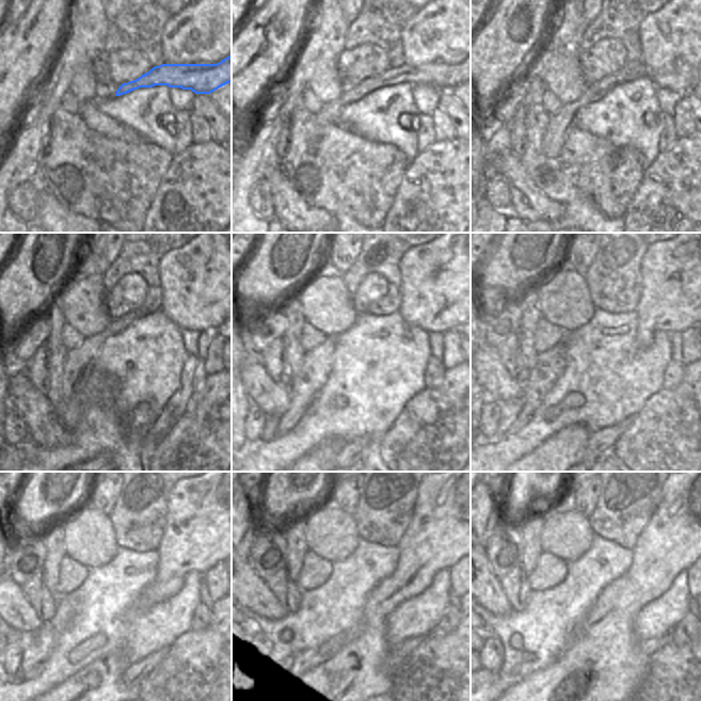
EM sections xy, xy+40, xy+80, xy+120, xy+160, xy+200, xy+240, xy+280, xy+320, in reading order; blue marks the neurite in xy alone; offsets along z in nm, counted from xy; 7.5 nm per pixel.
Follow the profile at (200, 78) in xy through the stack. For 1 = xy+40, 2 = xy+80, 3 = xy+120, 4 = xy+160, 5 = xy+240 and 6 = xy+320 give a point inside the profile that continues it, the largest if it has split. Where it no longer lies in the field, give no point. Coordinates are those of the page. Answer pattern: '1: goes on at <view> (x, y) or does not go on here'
1: goes on at xy+40 (442, 76)
2: goes on at xy+80 (559, 122)
3: goes on at xy+120 (80, 362)
4: goes on at xy+160 (317, 364)
5: goes on at xy+240 (63, 608)
6: goes on at xy+320 (492, 674)

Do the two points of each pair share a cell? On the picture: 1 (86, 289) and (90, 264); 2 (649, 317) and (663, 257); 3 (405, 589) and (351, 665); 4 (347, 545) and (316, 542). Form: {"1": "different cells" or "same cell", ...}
{"1": "different cells", "2": "same cell", "3": "same cell", "4": "same cell"}

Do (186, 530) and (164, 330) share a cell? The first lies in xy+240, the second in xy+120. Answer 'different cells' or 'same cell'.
different cells

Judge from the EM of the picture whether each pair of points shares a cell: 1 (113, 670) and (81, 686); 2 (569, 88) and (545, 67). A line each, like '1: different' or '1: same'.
1: same
2: same

